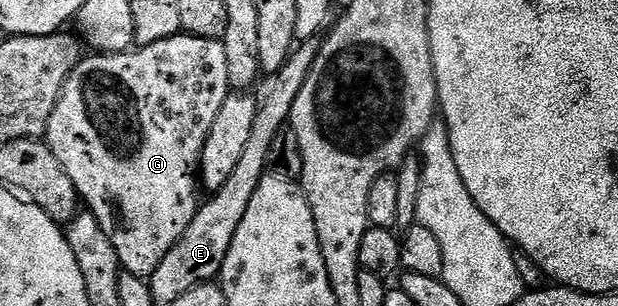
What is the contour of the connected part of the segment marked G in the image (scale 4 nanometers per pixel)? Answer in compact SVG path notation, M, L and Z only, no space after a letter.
M182 33L167 37L163 41L155 41L146 47L138 46L136 49L113 54L93 53L89 56L82 58L65 82L65 88L61 90L59 101L51 113L51 121L49 128L45 130L44 138L55 153L59 165L63 165L67 177L71 177L84 206L97 218L99 225L103 225L103 233L111 237L111 245L115 245L115 253L119 253L122 268L128 274L148 277L153 274L159 261L167 257L171 245L175 245L175 241L183 237L187 225L191 225L199 206L197 191L199 192L199 168L203 145L211 133L211 125L215 125L215 117L219 117L219 109L223 109L223 101L231 93L225 45L221 39L204 39L198 35Z

